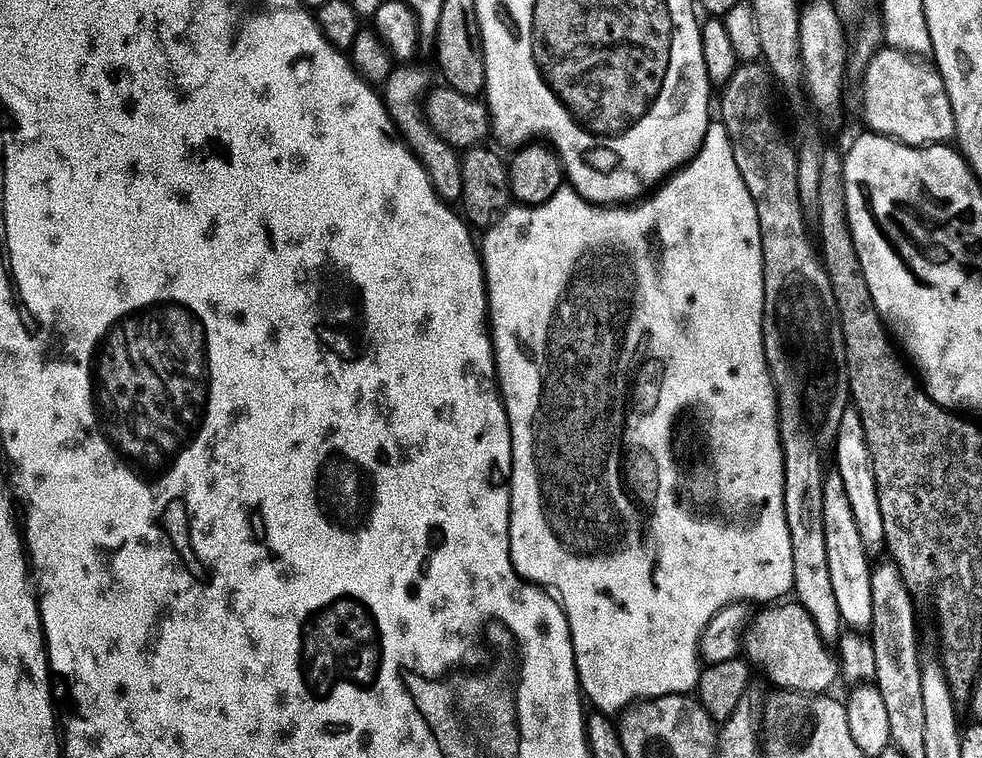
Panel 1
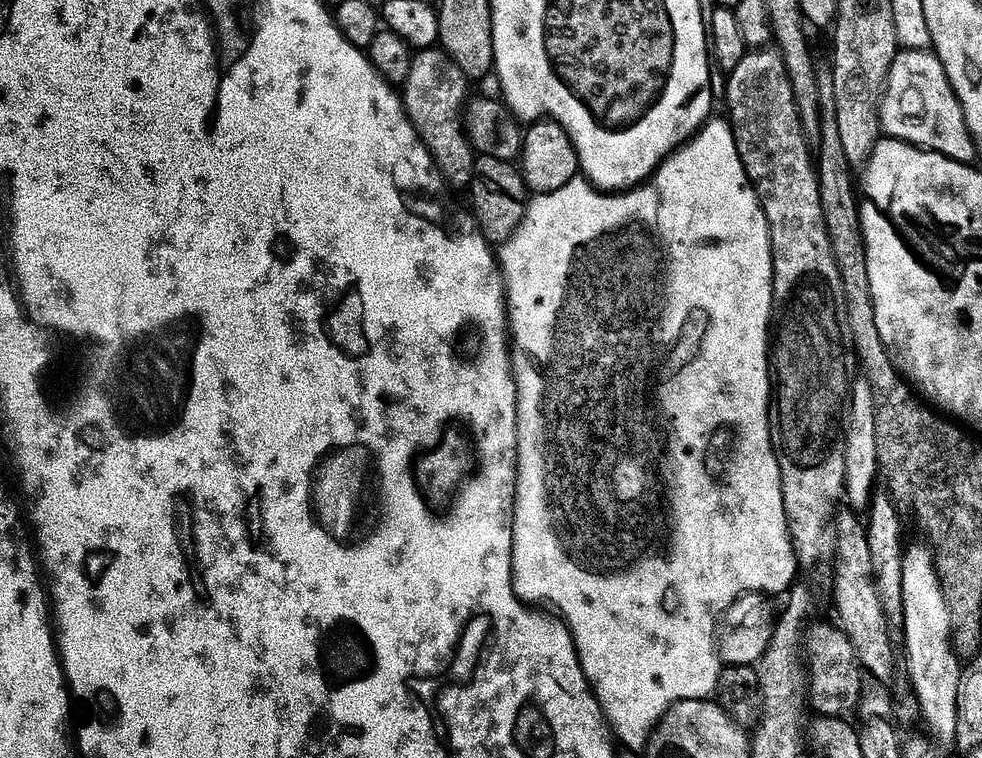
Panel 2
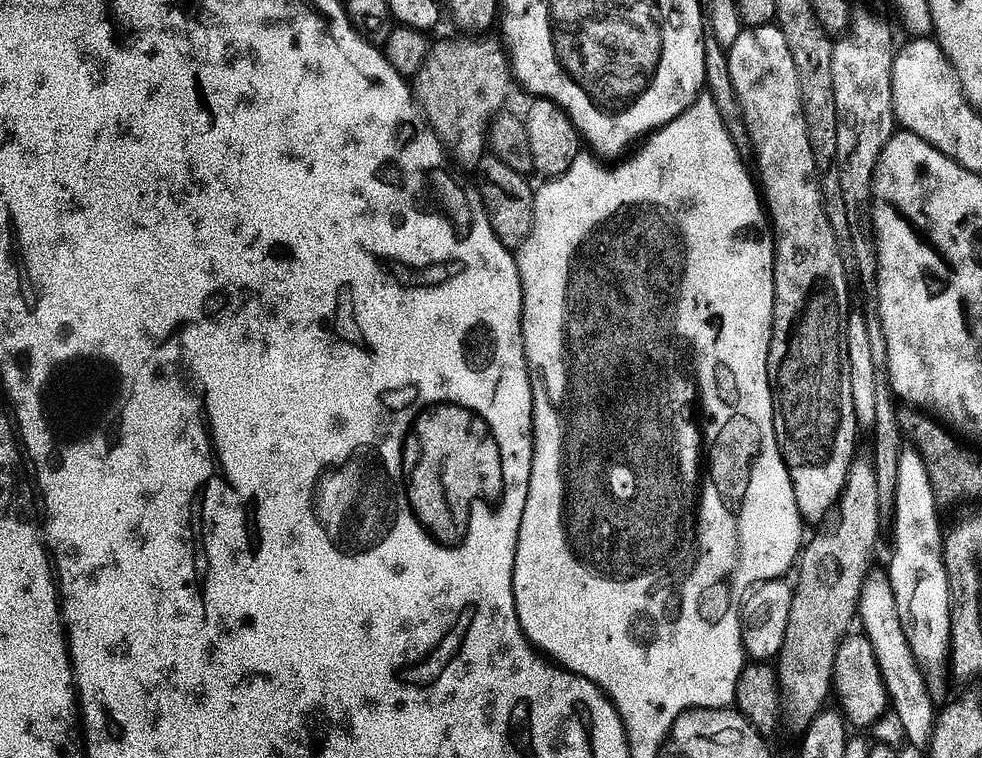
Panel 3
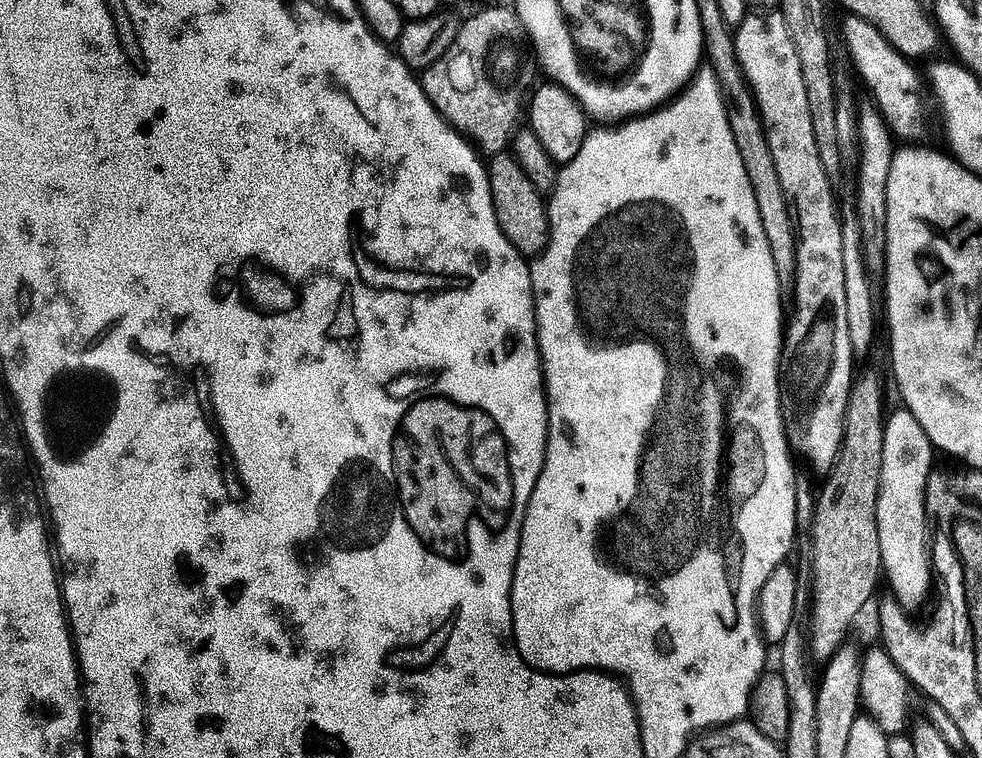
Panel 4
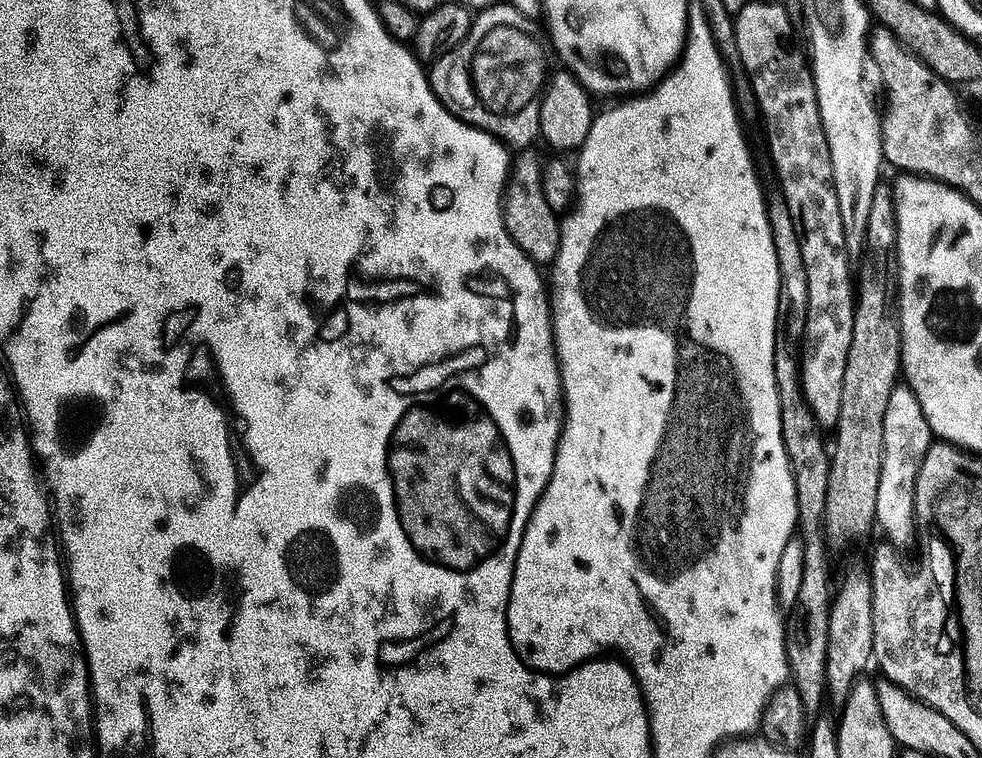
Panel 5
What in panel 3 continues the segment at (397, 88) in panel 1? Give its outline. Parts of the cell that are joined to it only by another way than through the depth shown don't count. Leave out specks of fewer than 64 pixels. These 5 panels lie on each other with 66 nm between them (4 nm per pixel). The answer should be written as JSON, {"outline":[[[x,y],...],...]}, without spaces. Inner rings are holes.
{"outline":[[[460,38],[464,40],[444,40],[431,47],[426,66],[414,77],[414,95],[416,105],[424,114],[424,119],[432,127],[453,161],[468,170],[474,170],[484,161],[489,151],[489,129],[497,116],[505,111],[504,103],[514,89],[512,62],[508,58],[505,45],[499,39]]]}

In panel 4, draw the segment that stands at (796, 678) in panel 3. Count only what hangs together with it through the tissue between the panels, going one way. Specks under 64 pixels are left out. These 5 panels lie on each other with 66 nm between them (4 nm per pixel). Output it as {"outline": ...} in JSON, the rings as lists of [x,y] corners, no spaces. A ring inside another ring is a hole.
{"outline":[[[864,372],[855,377],[846,410],[844,441],[840,456],[831,472],[827,473],[824,489],[821,487],[816,501],[816,517],[812,523],[812,602],[810,605],[810,652],[817,661],[827,662],[847,639],[852,623],[860,611],[872,600],[876,586],[882,582],[882,550],[878,542],[878,494],[882,474],[884,449],[884,384],[876,372]]]}

